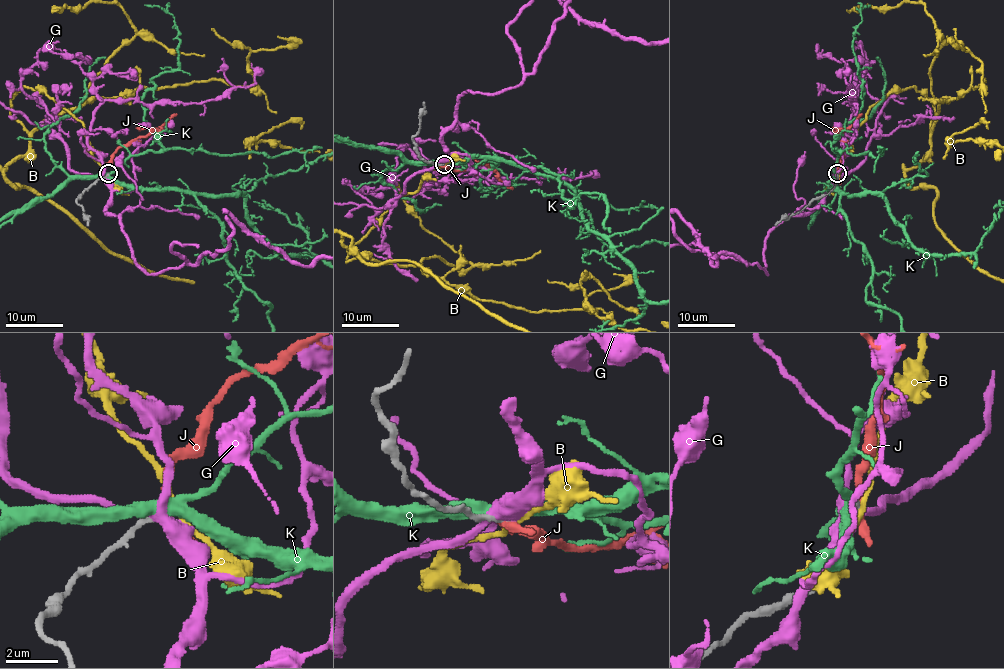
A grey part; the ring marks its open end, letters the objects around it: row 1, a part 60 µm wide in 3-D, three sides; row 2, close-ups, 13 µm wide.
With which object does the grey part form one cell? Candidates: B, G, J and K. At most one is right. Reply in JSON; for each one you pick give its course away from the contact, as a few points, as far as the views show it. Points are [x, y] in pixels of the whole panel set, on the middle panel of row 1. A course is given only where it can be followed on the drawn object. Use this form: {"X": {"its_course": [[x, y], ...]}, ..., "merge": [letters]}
{"merge": []}

